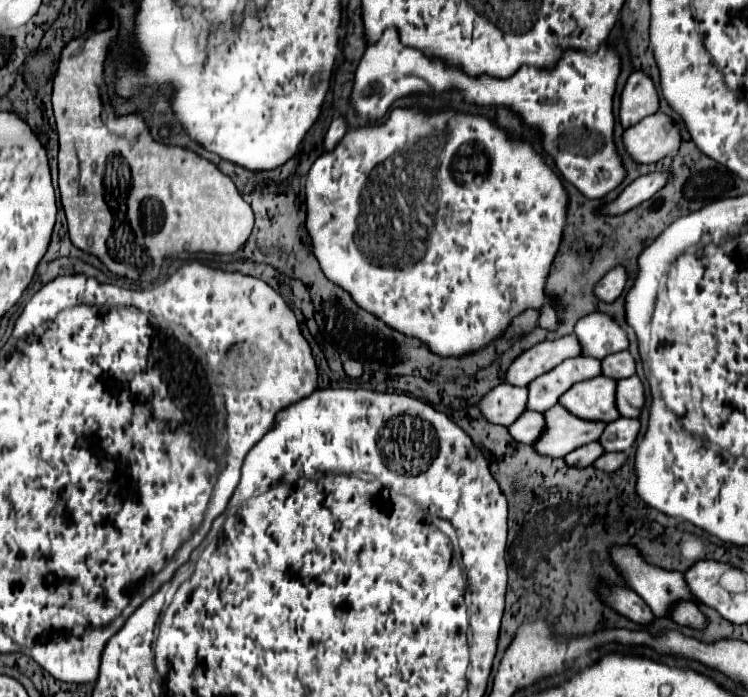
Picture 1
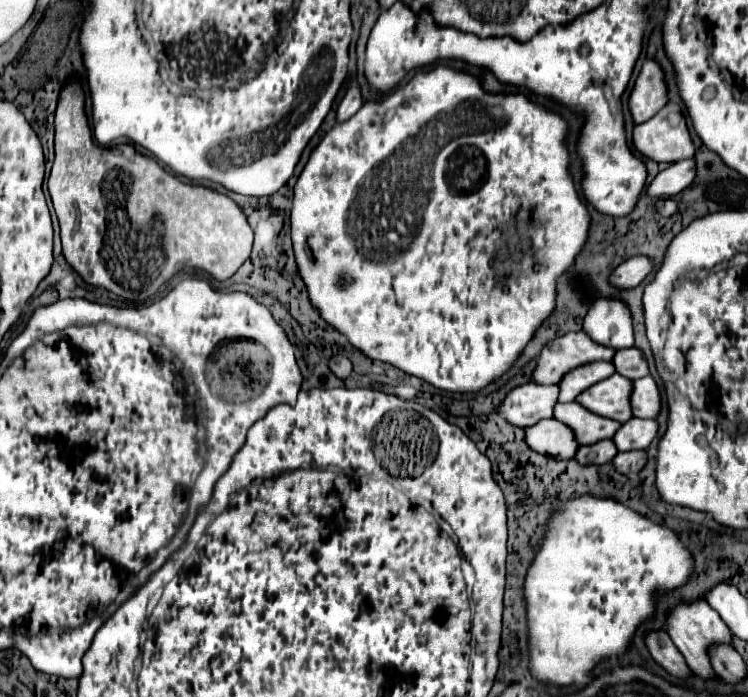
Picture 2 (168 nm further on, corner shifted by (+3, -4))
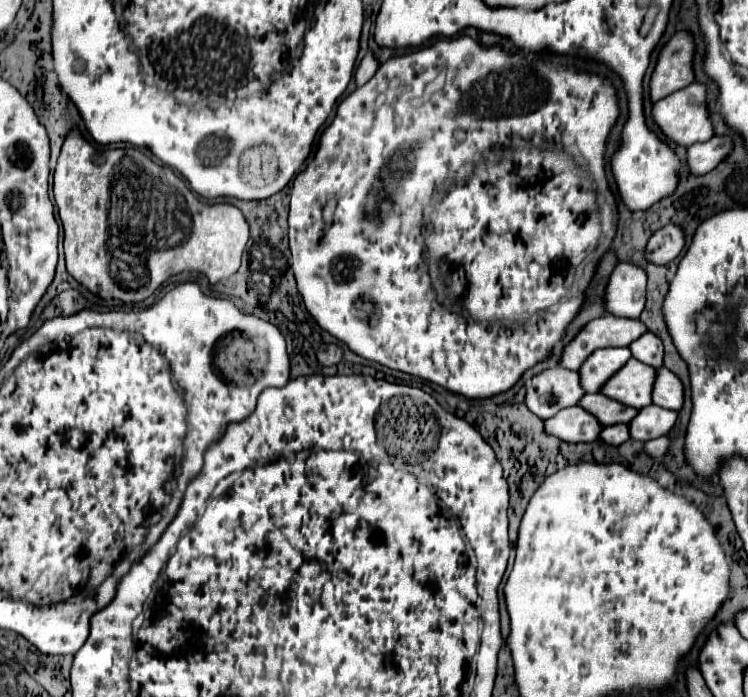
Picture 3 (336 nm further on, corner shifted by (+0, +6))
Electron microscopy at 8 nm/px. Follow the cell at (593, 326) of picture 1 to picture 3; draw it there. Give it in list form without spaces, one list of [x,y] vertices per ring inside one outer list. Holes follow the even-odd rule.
[[[618,264],[604,290],[604,310],[618,318],[640,318],[646,302],[646,272],[632,264]]]

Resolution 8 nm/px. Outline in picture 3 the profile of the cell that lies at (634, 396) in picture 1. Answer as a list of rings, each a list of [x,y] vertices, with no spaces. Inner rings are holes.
[[[664,366],[658,368],[654,390],[652,390],[652,404],[668,408],[668,410],[680,410],[682,402],[684,402],[682,382],[668,368]]]

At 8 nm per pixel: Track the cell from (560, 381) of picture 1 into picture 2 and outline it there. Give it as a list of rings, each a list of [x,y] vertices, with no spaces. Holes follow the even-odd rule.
[[[591,362],[591,364],[585,364],[585,366],[571,370],[559,382],[559,388],[561,388],[559,402],[573,402],[583,390],[587,390],[589,386],[593,386],[613,374],[615,374],[613,362]]]

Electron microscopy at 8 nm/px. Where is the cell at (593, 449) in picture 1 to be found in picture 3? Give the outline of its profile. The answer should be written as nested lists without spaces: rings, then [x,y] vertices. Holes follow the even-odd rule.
[[[628,424],[606,426],[606,428],[602,428],[602,432],[600,432],[600,436],[598,436],[600,442],[612,444],[612,446],[618,446],[618,444],[626,442],[628,438],[630,438],[630,434],[628,434]]]

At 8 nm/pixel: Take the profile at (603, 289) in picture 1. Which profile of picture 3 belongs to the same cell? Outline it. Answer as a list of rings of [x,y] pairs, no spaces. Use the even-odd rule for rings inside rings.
[[[664,226],[652,234],[646,246],[646,260],[650,264],[668,264],[684,248],[684,234],[678,226]]]

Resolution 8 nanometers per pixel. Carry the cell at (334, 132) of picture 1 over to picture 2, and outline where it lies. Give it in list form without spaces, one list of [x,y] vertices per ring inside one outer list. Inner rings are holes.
[[[355,84],[347,90],[345,98],[341,100],[339,104],[339,110],[337,110],[337,122],[345,122],[349,120],[359,108],[363,106],[363,98],[361,98],[361,88]]]

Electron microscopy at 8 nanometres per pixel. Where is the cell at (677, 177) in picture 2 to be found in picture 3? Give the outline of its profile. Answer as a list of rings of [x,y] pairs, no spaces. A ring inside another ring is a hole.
[[[712,136],[708,142],[690,146],[686,152],[686,162],[688,162],[690,174],[702,176],[702,174],[714,170],[718,166],[718,162],[726,158],[730,148],[732,148],[732,142],[726,136]]]

